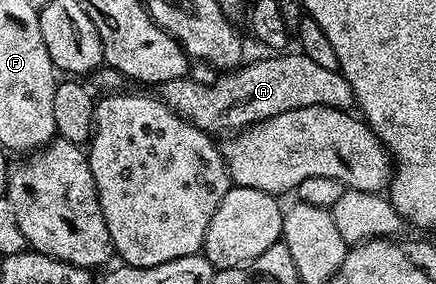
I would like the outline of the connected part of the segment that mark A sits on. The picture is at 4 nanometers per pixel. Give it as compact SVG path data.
M298 50L267 54L264 60L244 63L220 76L223 77L212 84L198 84L192 78L170 80L158 89L158 99L208 134L242 132L257 122L285 114L287 110L301 110L305 106L329 106L344 110L356 107L355 95L342 72L325 70Z

